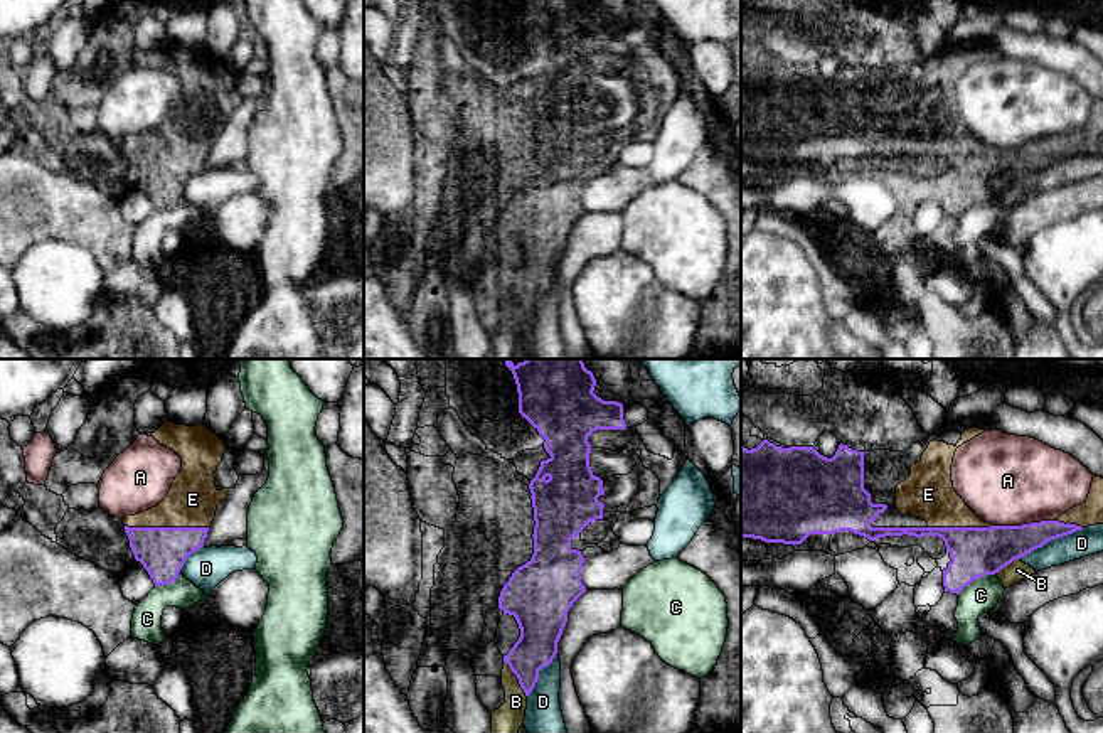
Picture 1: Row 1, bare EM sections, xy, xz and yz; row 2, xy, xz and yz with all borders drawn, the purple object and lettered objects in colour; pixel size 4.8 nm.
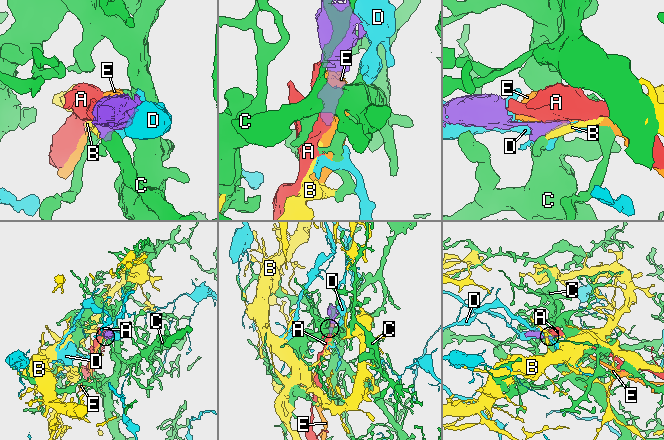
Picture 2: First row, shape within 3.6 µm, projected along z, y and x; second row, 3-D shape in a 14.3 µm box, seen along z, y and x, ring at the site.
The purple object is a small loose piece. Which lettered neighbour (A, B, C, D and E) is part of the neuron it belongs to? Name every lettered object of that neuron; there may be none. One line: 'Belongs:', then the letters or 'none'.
Belongs: E

